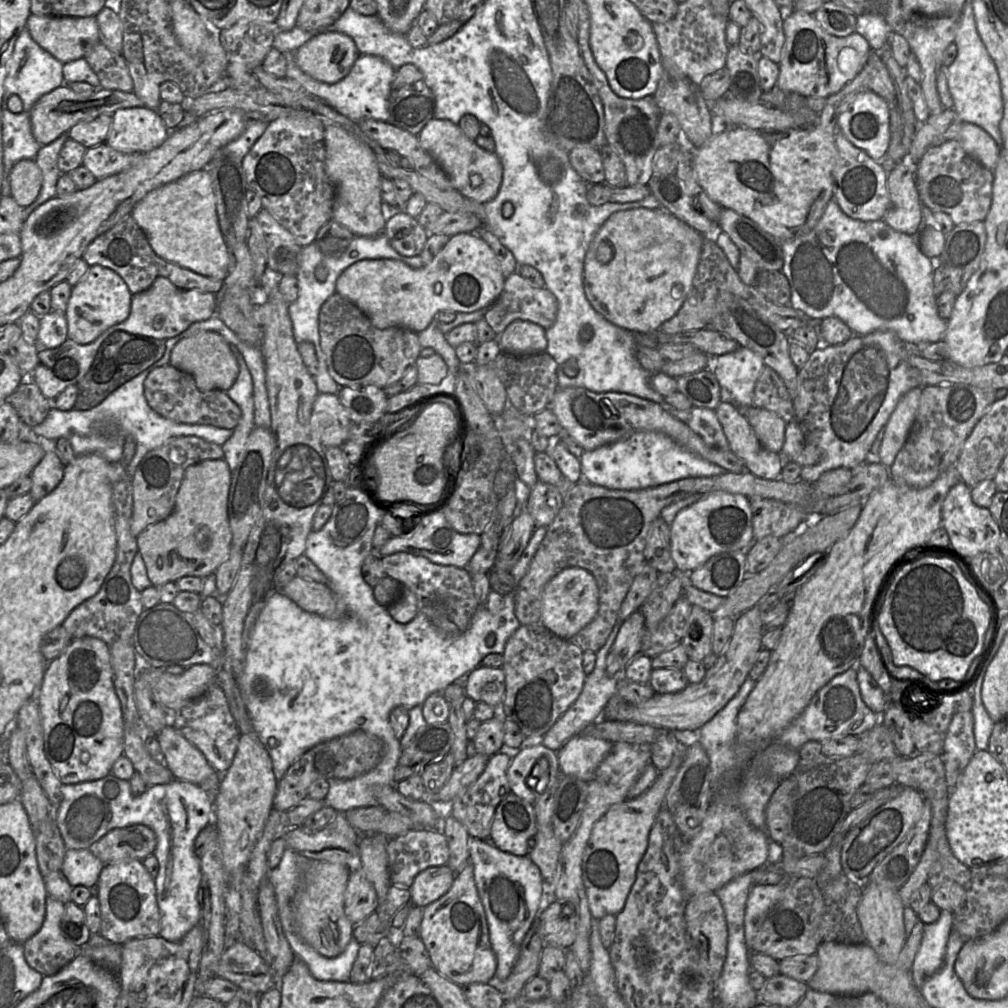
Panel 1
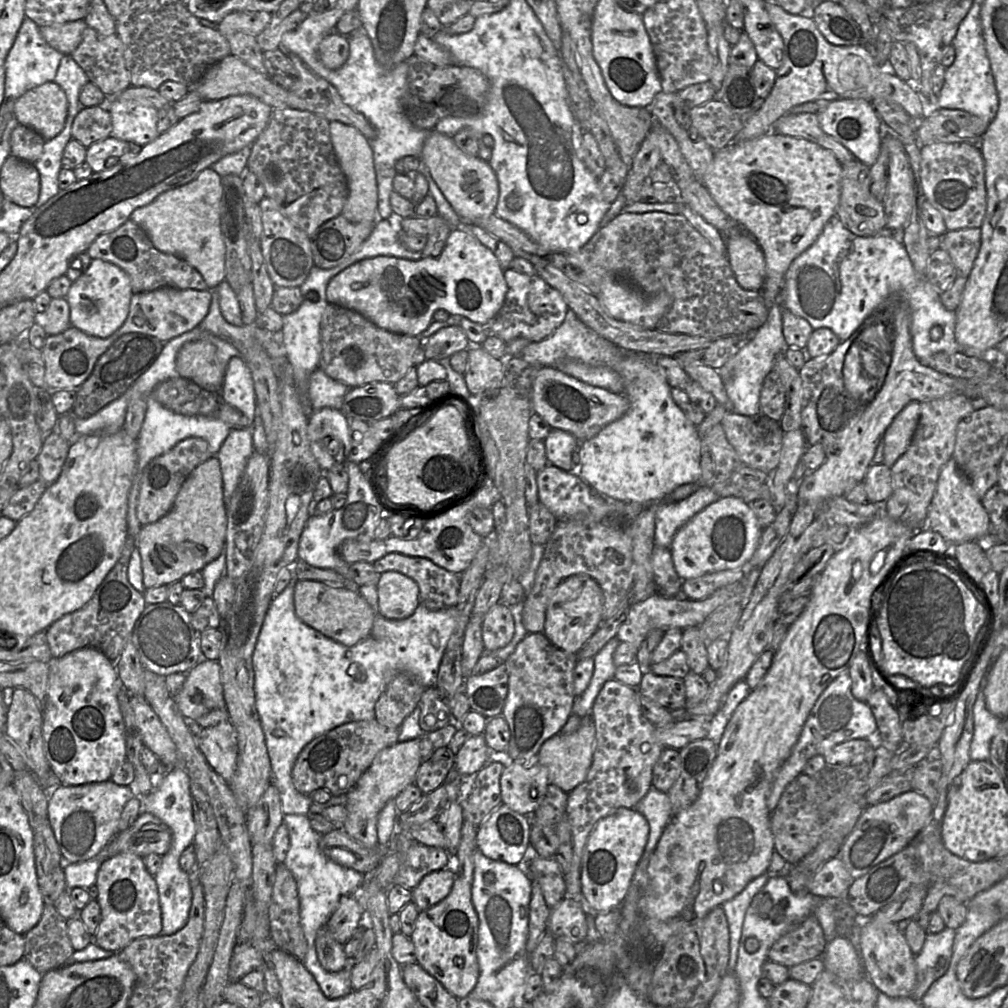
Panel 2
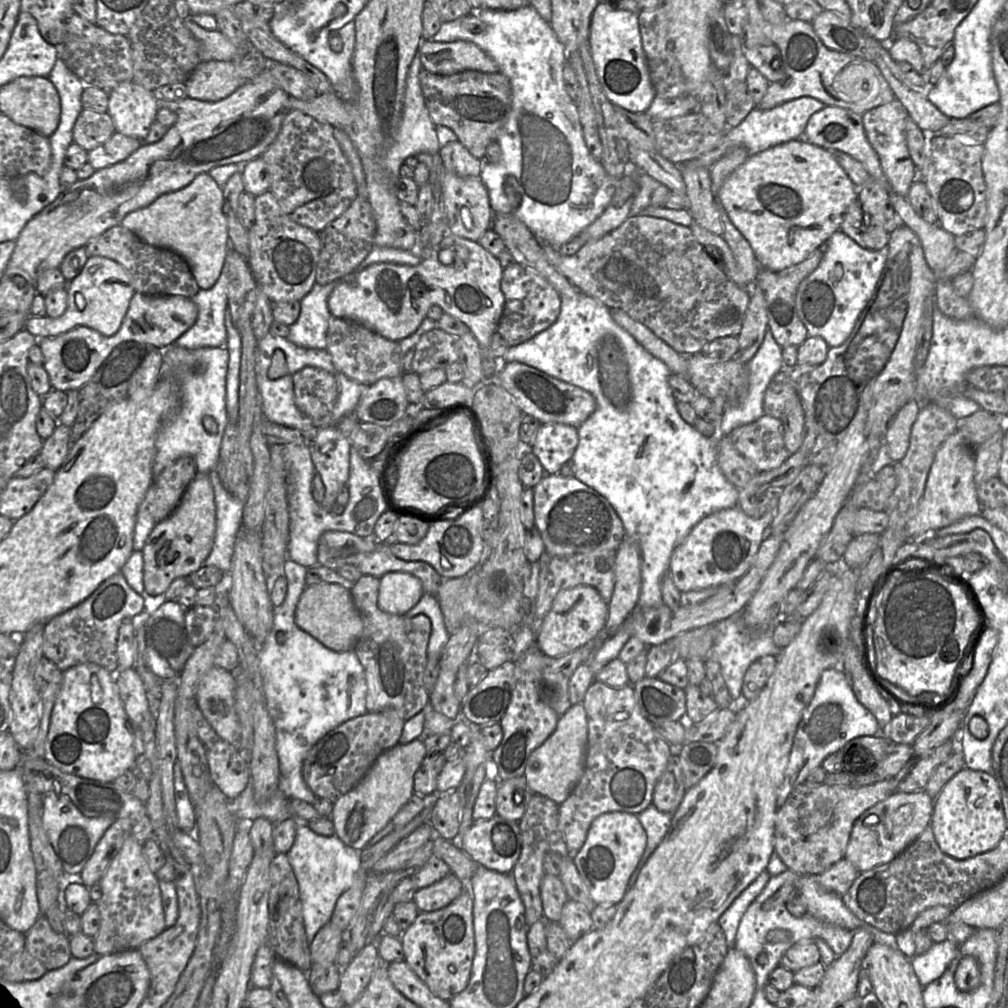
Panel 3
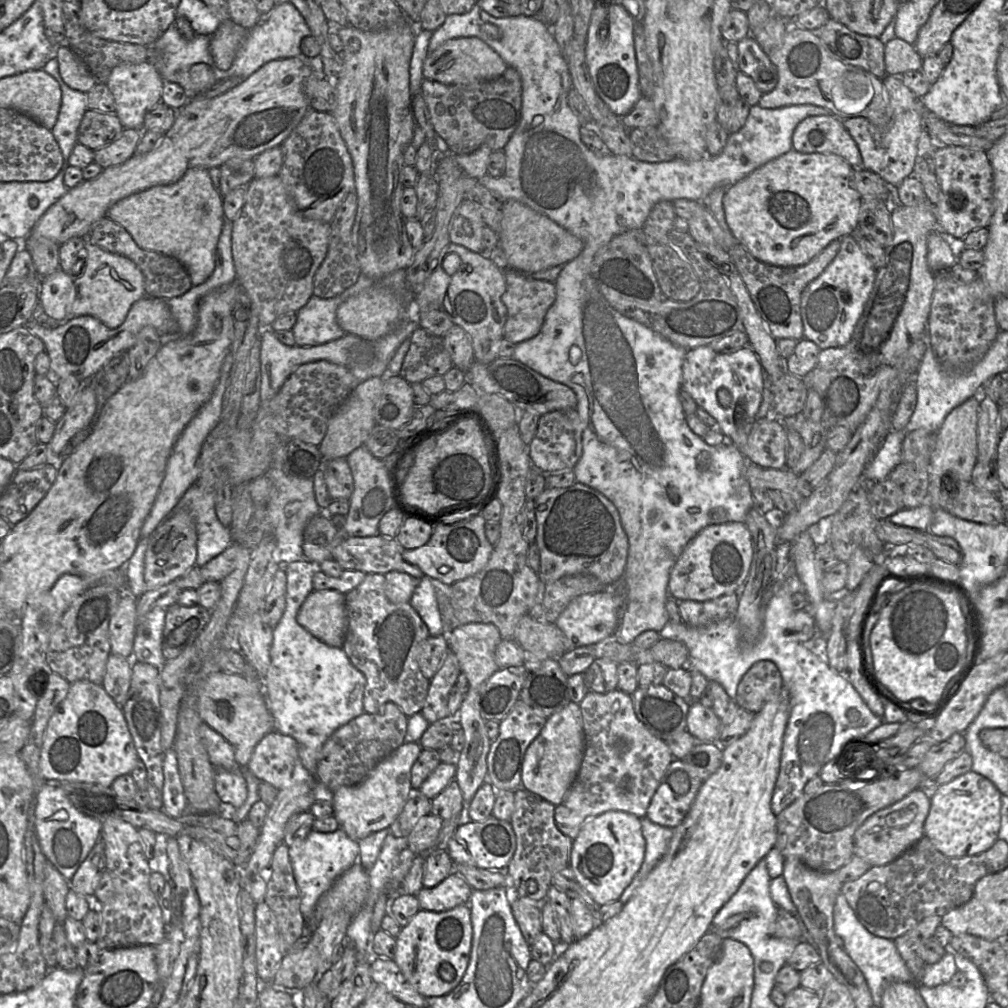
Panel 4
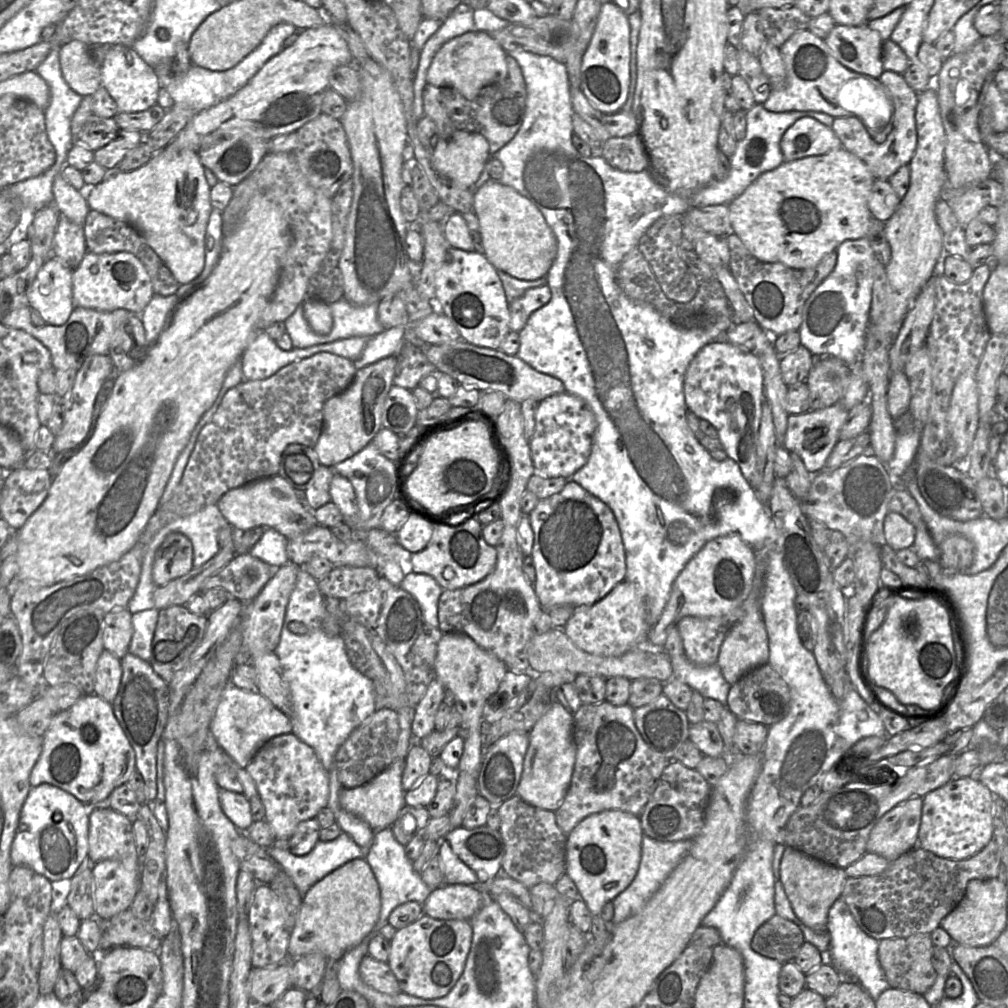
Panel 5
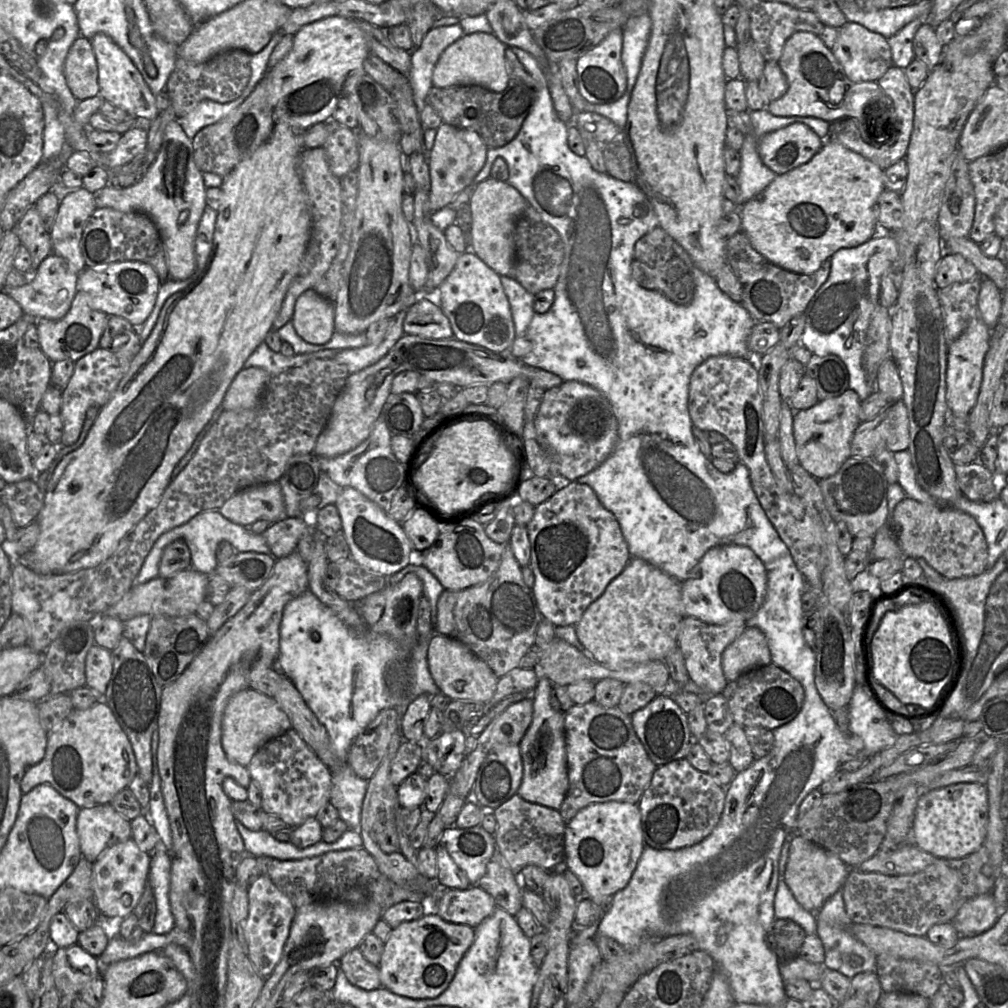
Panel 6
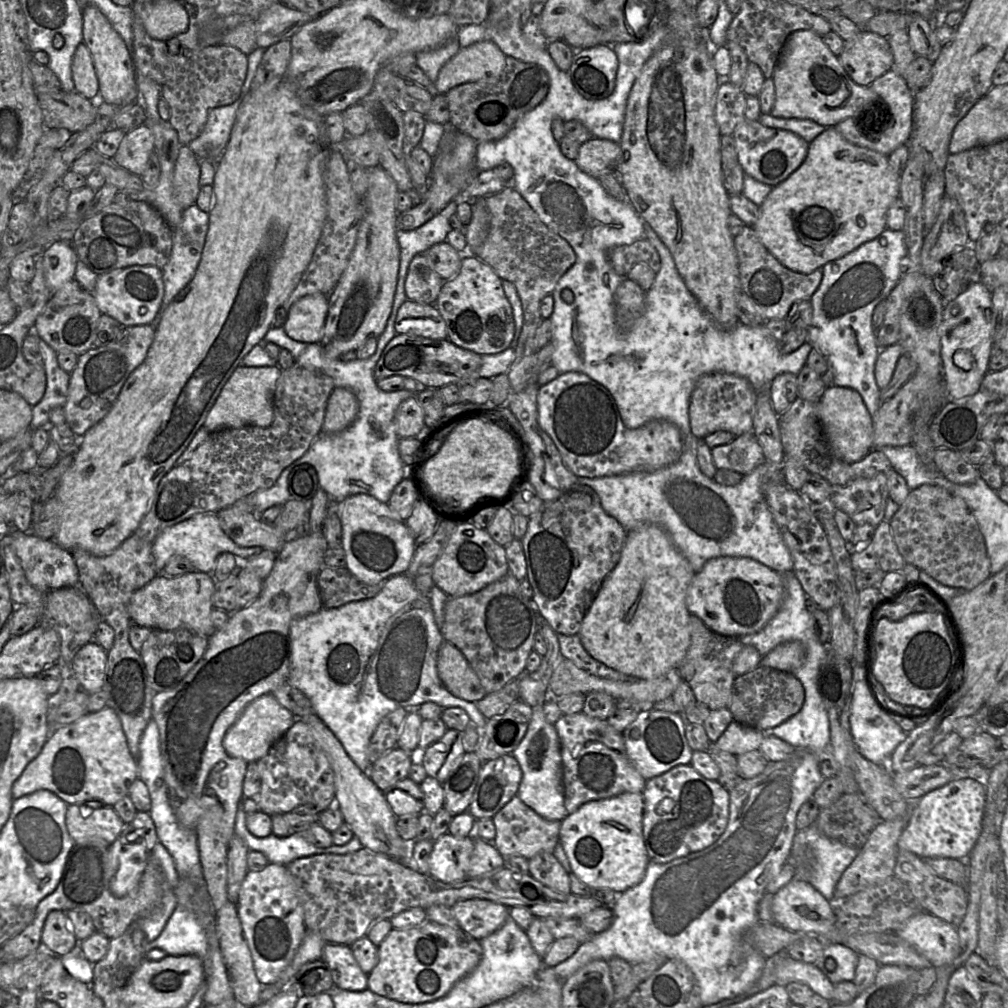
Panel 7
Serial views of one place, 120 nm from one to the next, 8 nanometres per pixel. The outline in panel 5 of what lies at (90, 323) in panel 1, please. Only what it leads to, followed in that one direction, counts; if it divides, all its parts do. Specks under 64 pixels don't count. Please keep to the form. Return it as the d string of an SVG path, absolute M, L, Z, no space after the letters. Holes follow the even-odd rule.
M61 172L53 181L53 204L61 215L70 221L84 226L90 211L85 191L78 191L65 181ZM87 251L72 274L72 294L75 307L100 311L128 310L141 315L154 295L150 276L142 262L128 252L95 254Z

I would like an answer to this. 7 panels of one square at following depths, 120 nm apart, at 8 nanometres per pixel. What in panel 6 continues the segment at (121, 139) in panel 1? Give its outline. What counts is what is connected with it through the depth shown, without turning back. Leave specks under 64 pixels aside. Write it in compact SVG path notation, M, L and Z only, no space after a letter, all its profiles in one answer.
M98 33L91 39L98 68L99 95L104 101L123 109L130 116L154 120L159 110L155 96L126 53L107 35Z

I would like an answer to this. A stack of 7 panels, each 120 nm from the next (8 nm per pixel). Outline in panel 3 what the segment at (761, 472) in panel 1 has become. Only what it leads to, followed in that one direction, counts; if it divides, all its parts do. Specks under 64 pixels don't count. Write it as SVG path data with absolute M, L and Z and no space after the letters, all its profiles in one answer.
M764 414L756 421L734 429L729 435L734 447L761 471L779 467L788 457L789 452L784 442L784 428L779 418Z

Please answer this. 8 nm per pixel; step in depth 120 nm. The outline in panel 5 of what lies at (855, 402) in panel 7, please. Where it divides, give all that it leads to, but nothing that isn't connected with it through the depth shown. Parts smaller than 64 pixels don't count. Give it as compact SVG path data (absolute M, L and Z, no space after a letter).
M837 402L824 409L789 415L782 445L790 453L797 454L802 459L806 470L814 475L825 467L829 455L839 441L839 434L848 413L849 410Z

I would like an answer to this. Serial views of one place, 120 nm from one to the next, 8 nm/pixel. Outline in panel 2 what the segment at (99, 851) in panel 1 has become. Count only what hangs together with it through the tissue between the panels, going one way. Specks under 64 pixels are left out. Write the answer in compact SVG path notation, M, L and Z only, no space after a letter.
M142 813L126 830L117 833L103 849L100 857L130 853L139 857L157 854L162 857L170 849L172 833L160 819L149 813Z

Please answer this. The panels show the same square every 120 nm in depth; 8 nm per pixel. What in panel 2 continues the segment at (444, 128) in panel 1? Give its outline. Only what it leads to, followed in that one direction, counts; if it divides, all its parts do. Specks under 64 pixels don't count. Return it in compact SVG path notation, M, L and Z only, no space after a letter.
M430 131L420 156L423 168L430 172L446 200L464 222L485 219L495 212L499 198L497 175L488 161L464 153L453 138Z

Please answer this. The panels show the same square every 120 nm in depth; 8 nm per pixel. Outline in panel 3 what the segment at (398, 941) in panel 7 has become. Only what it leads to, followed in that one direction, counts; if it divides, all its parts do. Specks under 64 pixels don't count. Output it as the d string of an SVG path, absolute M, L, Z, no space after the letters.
M467 885L463 893L447 907L433 912L419 912L400 941L404 962L438 998L449 1001L468 985L475 954L473 898Z

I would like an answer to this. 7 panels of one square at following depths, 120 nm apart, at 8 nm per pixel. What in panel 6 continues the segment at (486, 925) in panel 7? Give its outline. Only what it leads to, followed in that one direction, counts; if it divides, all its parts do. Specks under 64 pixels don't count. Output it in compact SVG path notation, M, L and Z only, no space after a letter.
M475 885L467 889L446 889L442 891L441 895L437 899L435 910L430 911L435 912L435 914L437 914L439 917L441 917L447 922L469 925L475 929L484 919L492 915L496 908L497 905L494 898L483 888L478 885Z

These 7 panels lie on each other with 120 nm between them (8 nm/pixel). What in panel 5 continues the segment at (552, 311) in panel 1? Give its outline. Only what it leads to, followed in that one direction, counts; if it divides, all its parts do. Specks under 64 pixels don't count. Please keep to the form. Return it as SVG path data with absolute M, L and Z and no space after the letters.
M548 285L530 288L523 295L509 303L510 331L520 332L526 325L530 315L546 305L552 297Z

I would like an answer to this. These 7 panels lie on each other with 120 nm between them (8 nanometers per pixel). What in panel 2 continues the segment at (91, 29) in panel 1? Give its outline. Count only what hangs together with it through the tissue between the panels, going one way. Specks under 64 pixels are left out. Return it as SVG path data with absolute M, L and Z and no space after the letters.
M81 19L41 26L40 33L52 48L63 55L71 55L80 44L83 32L87 26L84 19Z

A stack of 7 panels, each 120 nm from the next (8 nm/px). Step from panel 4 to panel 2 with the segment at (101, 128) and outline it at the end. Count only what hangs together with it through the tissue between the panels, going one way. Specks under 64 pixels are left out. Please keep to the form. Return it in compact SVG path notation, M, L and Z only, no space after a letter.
M107 105L82 107L72 124L72 138L86 148L111 136L111 131L112 120Z

